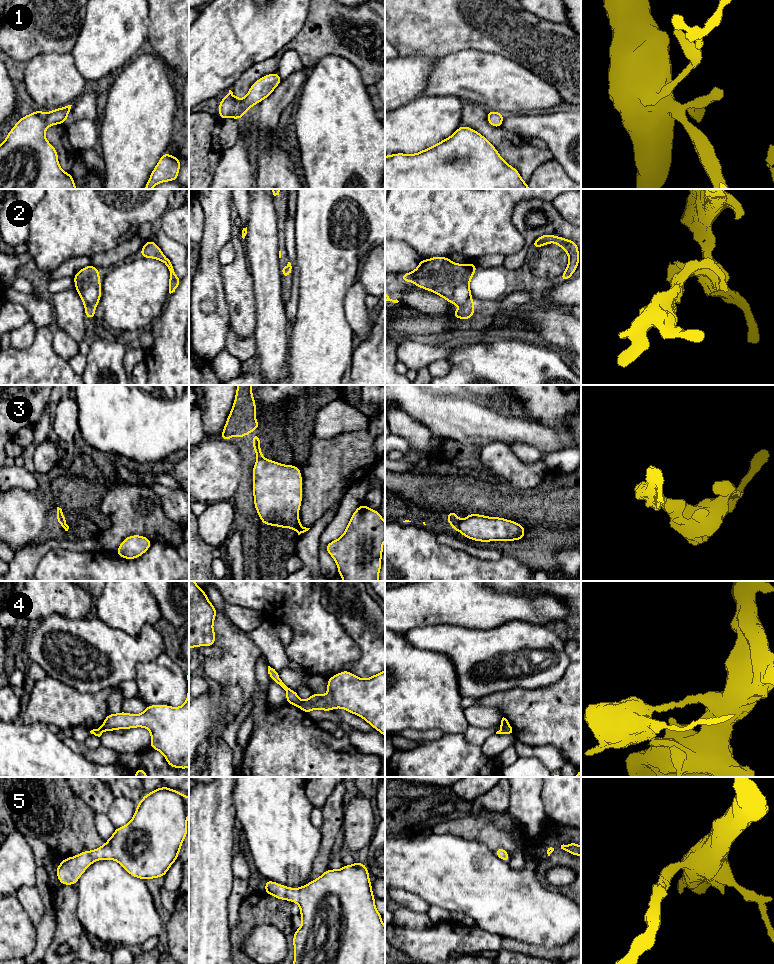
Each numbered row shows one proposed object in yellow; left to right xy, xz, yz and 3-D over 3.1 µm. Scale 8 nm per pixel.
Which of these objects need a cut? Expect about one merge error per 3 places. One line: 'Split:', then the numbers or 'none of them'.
Split: 3, 4

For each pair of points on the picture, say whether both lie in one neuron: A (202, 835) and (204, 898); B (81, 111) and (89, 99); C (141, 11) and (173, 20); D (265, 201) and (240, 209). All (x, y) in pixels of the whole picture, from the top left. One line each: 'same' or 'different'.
A: same
B: same
C: different
D: different

